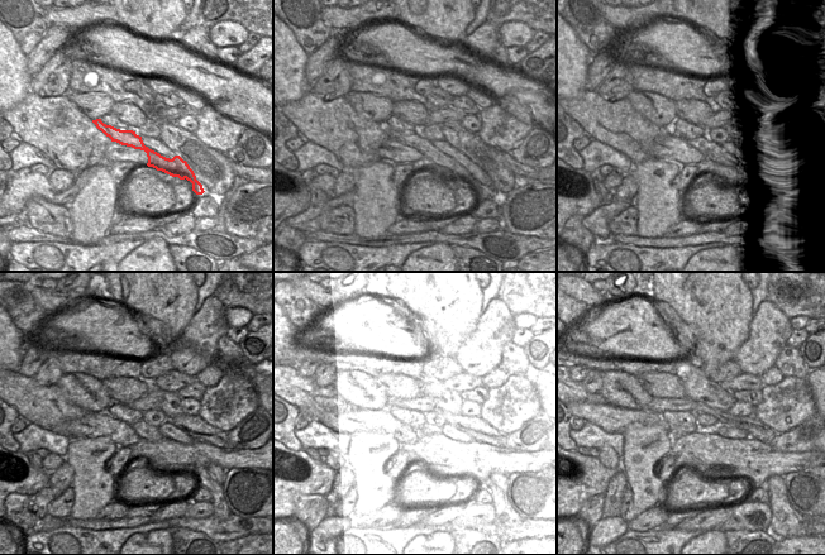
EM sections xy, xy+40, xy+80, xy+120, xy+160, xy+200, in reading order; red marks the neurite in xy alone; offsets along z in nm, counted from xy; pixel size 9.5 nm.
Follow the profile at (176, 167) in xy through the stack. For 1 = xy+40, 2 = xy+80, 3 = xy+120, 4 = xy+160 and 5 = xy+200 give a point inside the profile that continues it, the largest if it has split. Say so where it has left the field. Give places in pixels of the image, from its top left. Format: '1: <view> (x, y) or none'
1: xy+40 (462, 164)
2: xy+80 (711, 151)
3: xy+120 (222, 511)
4: xy+160 (505, 516)
5: xy+200 (786, 522)

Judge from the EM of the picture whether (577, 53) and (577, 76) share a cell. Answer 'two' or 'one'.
one

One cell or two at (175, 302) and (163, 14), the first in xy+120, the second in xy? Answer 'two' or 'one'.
one

